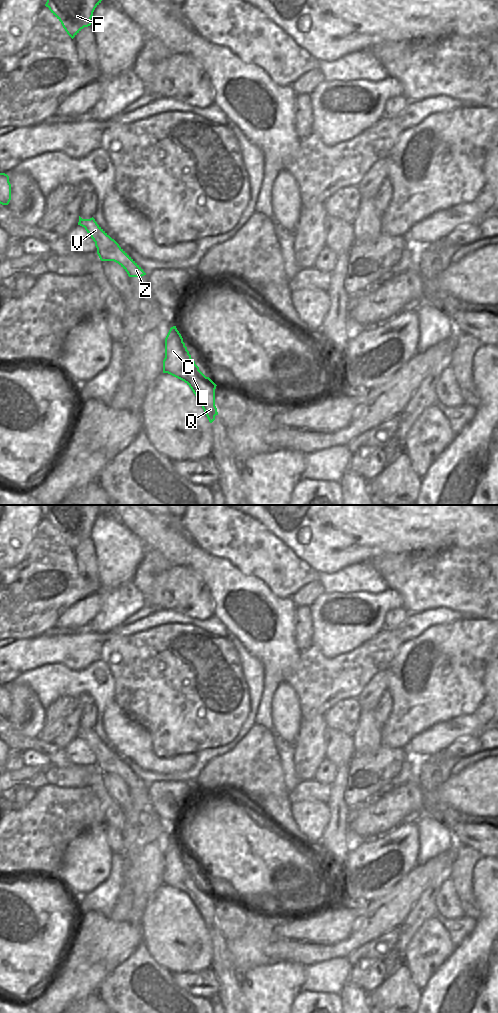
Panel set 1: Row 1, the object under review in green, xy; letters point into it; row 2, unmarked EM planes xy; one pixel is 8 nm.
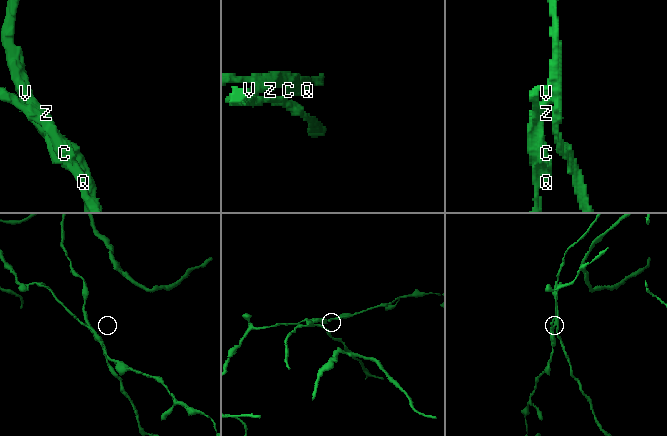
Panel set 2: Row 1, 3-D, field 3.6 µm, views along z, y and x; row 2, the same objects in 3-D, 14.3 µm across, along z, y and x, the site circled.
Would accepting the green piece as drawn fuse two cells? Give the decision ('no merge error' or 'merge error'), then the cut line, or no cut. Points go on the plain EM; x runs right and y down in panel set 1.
merge error; cut in xy along (115, 753), (112, 759), (97, 765)

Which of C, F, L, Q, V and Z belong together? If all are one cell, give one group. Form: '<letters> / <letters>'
C L Q Z / F V

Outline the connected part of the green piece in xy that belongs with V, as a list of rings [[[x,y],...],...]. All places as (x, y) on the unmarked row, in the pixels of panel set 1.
[[[79,728],[78,737],[85,740],[87,745],[91,748],[95,754],[97,765],[100,765],[106,761],[110,761],[115,758],[115,752],[112,751],[95,733],[92,729],[90,731],[82,731]]]

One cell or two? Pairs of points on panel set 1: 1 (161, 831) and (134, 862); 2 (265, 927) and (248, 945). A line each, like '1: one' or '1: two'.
1: one
2: one

